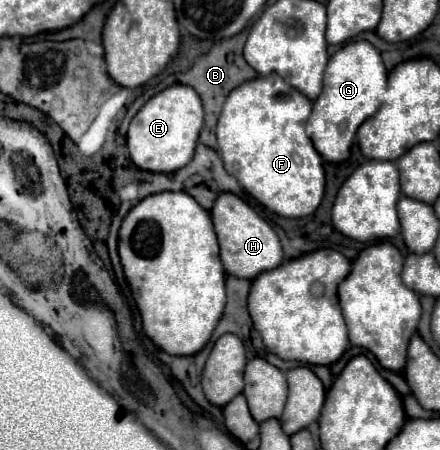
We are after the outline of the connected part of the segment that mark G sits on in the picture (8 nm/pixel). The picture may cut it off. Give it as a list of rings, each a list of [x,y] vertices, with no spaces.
[[[350,41],[330,57],[324,73],[324,89],[314,101],[312,115],[306,123],[306,135],[312,139],[316,151],[322,155],[324,161],[348,161],[358,127],[384,105],[386,85],[388,71],[372,43]]]

